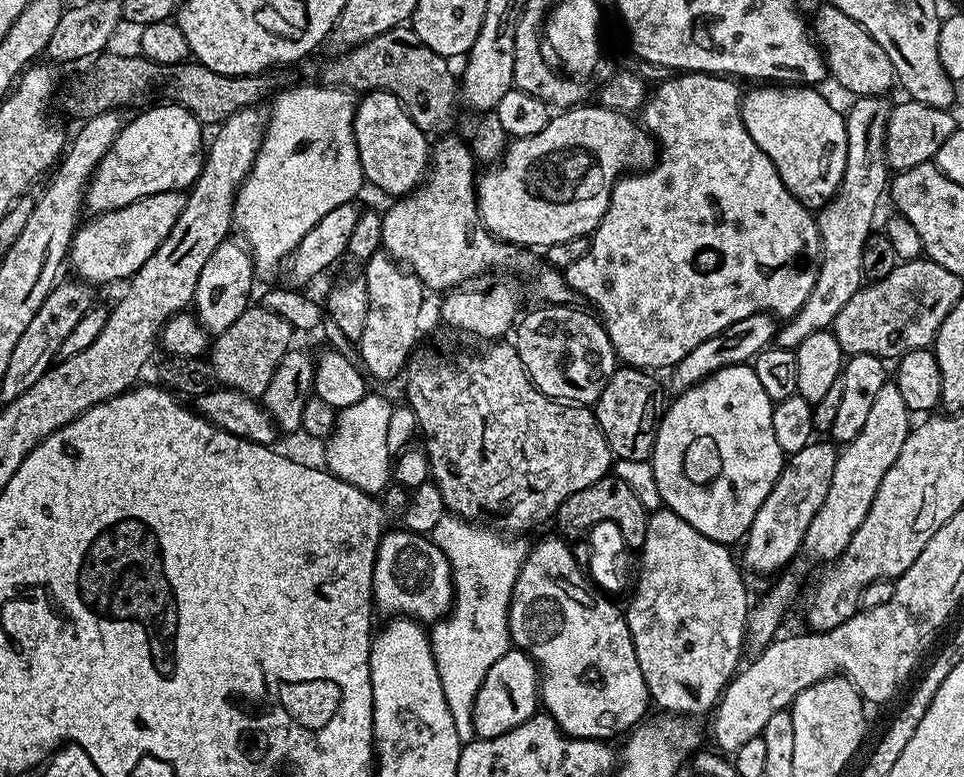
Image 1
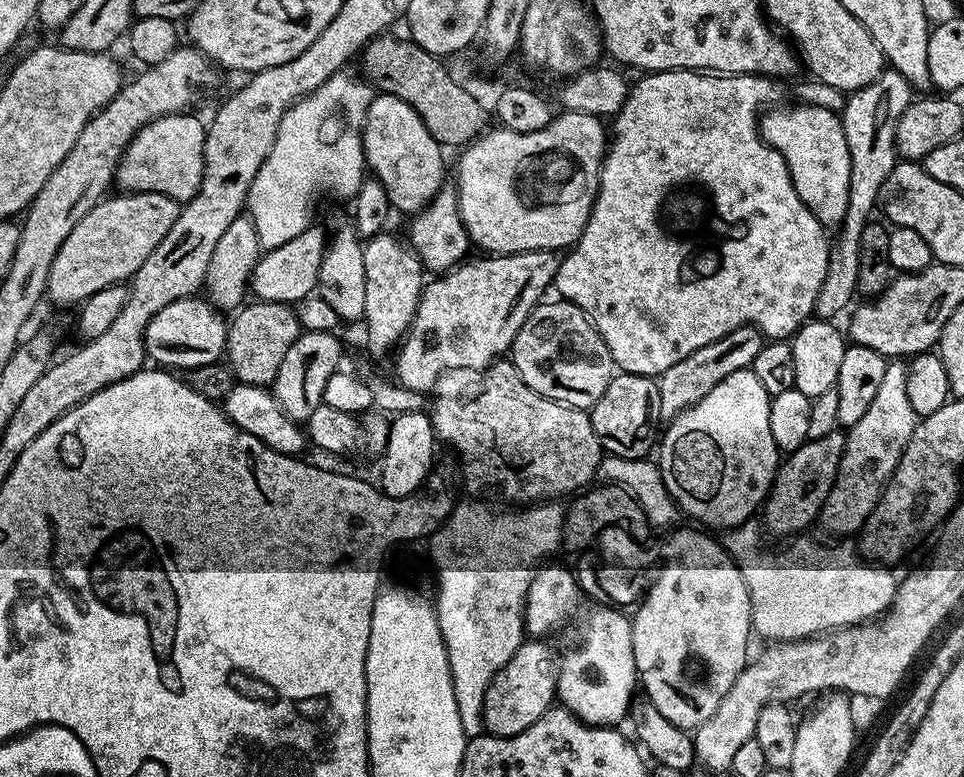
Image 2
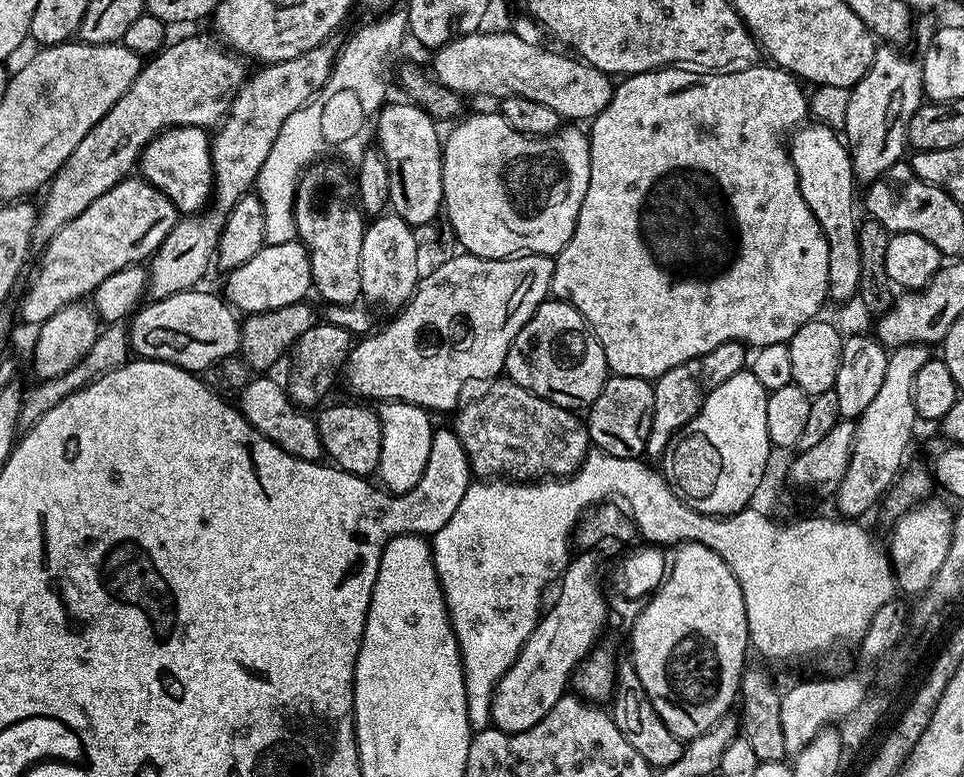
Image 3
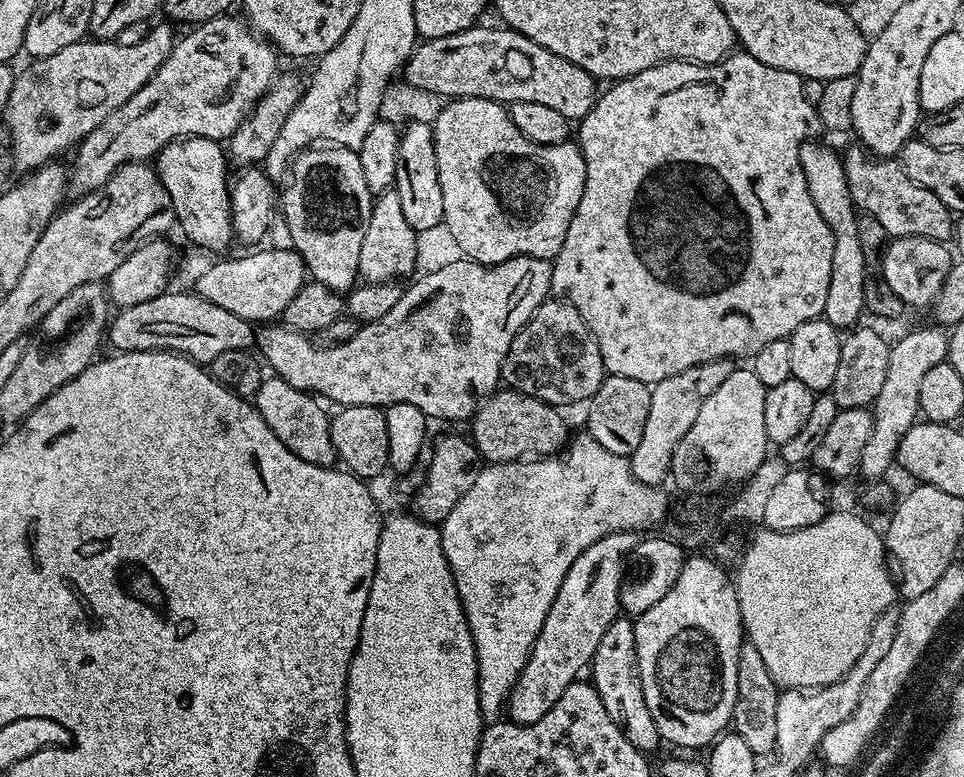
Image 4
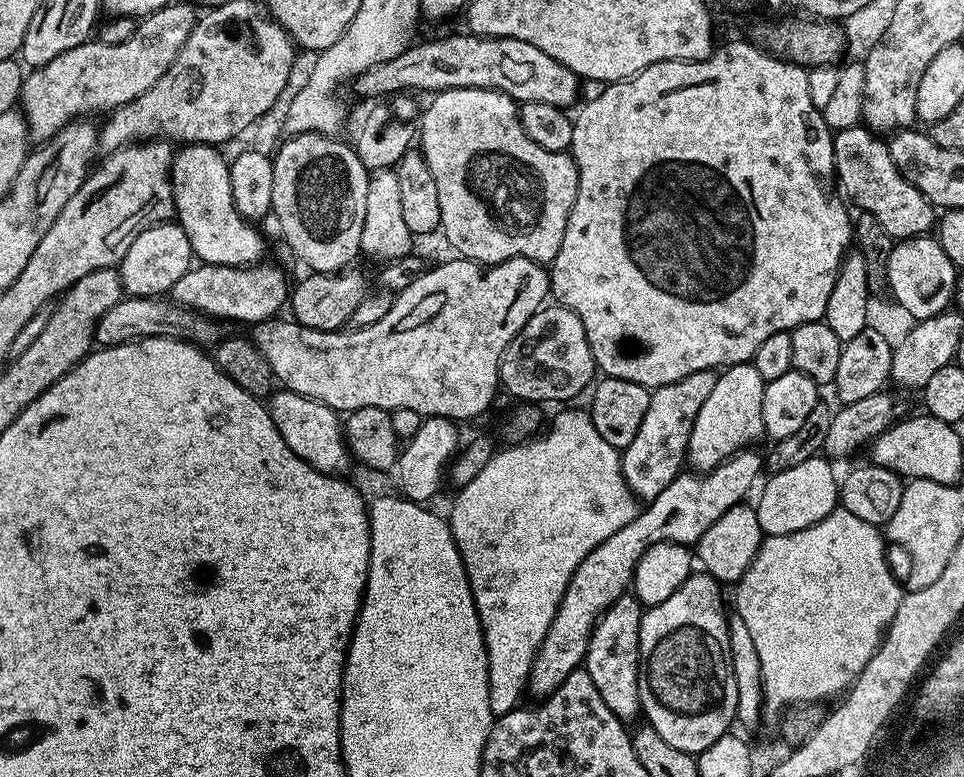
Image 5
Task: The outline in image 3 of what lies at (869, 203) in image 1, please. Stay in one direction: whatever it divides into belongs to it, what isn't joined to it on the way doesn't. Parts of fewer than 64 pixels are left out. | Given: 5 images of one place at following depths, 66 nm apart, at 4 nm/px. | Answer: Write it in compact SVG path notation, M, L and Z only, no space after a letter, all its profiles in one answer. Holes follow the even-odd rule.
M896 46L877 47L865 76L850 89L849 106L842 129L848 154L852 157L852 173L861 185L871 184L873 180L886 174L890 166L905 159L904 148L909 147L910 118L914 118L925 100L920 64L903 56Z

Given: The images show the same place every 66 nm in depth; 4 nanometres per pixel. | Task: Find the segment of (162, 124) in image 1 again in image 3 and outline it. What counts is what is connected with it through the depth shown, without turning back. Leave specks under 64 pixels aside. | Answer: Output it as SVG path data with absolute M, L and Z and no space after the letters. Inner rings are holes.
M166 128L144 148L138 172L176 207L177 213L195 214L209 203L212 195L212 145L203 128Z

